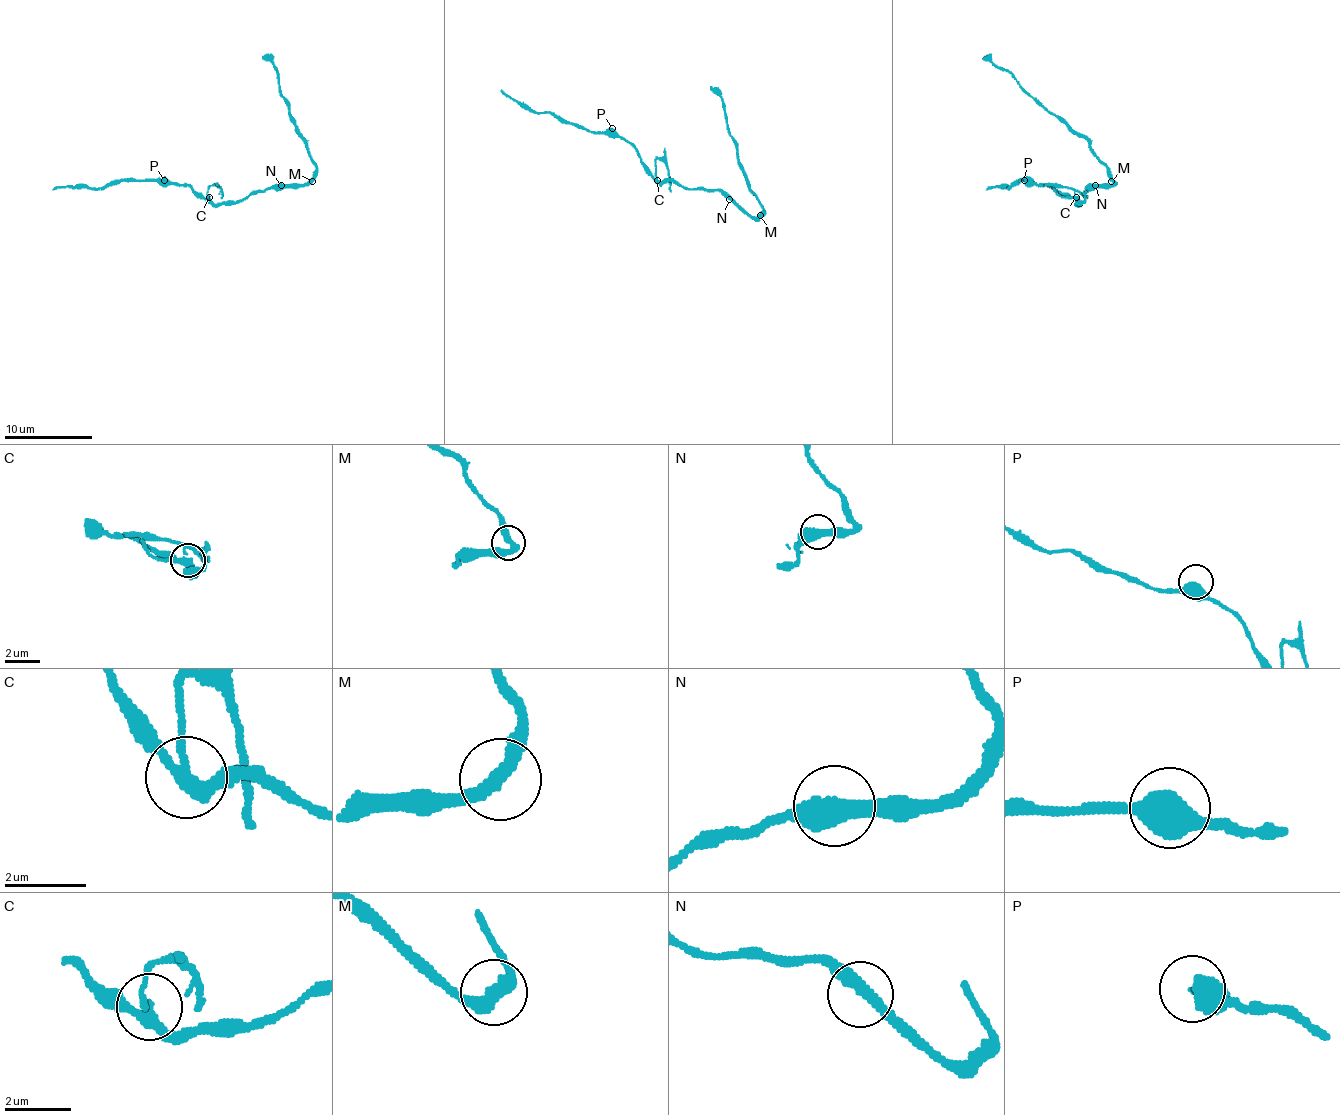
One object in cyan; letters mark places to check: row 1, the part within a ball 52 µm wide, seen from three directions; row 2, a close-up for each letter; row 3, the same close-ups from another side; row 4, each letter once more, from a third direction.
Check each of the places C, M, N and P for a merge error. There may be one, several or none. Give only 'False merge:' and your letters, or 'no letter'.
False merge: C

